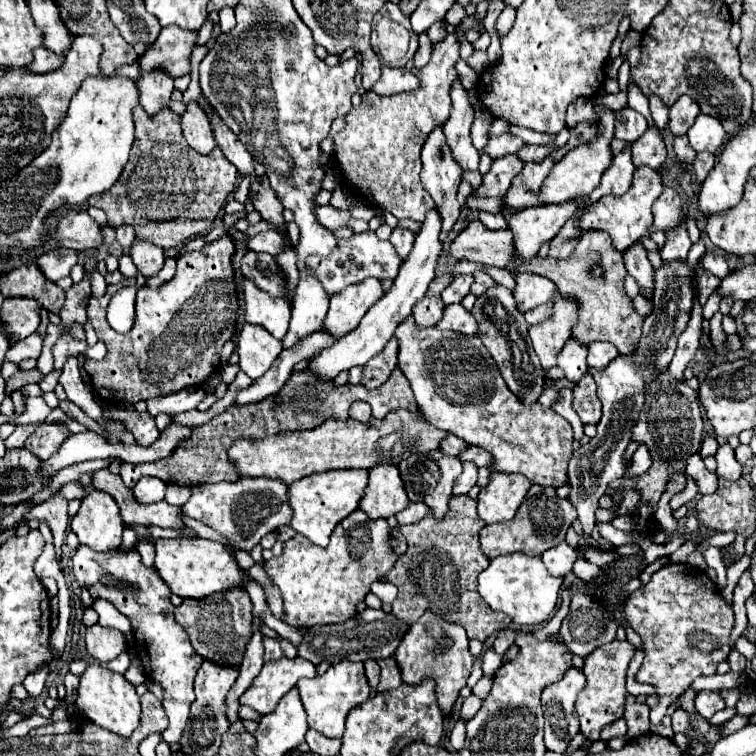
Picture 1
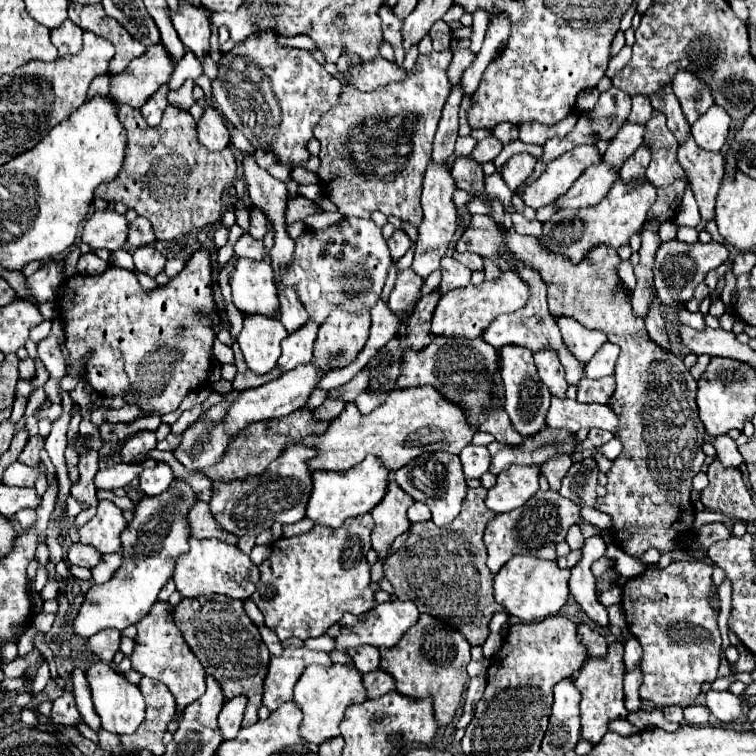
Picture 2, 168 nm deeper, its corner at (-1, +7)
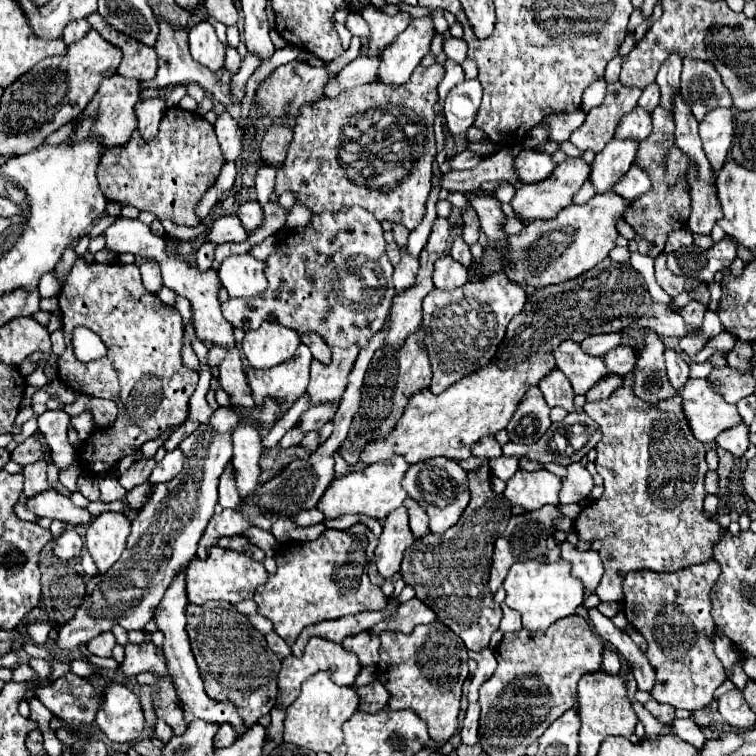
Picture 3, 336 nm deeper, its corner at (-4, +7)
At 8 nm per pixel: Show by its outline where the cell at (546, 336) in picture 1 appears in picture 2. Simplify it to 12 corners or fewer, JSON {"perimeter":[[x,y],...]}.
{"perimeter":[[555,351],[535,353],[541,381],[563,399],[565,371]]}

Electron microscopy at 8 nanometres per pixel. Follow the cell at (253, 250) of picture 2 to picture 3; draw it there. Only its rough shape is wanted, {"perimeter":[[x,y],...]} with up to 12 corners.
{"perimeter":[[238,215],[214,221],[208,239],[242,243],[248,239]]}

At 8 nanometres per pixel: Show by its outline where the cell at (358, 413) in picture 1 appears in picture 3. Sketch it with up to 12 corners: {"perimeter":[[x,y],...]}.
{"perimeter":[[320,403],[300,417],[304,433],[322,429],[336,415],[336,403]]}

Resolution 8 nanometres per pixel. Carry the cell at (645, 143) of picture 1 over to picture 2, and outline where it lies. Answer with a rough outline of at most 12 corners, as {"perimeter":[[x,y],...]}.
{"perimeter":[[645,145],[623,163],[619,179],[631,183],[645,179],[649,149]]}

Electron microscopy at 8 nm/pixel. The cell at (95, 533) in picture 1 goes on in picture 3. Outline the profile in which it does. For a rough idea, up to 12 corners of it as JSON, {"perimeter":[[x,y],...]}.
{"perimeter":[[106,511],[92,519],[86,547],[100,573],[120,559],[128,517]]}

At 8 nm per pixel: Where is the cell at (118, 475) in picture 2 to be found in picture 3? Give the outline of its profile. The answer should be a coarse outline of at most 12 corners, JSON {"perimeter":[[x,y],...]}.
{"perimeter":[[114,473],[96,475],[104,503],[122,499],[126,489]]}

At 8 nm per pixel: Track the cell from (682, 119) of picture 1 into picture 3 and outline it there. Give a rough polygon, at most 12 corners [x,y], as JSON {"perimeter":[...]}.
{"perimeter":[[684,59],[680,93],[696,121],[732,107],[718,71]]}

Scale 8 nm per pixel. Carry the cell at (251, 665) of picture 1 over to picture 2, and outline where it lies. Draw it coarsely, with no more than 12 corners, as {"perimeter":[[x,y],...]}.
{"perimeter":[[235,697],[219,713],[223,739],[235,739],[241,729],[245,697]]}

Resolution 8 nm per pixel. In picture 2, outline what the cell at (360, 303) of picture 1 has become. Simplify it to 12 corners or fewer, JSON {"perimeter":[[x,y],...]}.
{"perimeter":[[333,309],[319,327],[313,365],[351,365],[367,343],[369,311]]}

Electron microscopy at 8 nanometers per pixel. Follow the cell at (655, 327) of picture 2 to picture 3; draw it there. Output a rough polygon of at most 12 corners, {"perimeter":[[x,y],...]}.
{"perimeter":[[670,347],[664,349],[668,379],[674,389],[688,381],[688,363]]}

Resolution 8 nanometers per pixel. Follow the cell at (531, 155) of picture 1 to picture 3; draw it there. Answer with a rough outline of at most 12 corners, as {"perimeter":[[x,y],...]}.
{"perimeter":[[582,109],[548,115],[548,139],[562,143],[586,119]]}

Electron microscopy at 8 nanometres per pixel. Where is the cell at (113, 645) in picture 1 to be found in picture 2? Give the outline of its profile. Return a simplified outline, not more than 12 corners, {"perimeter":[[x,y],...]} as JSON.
{"perimeter":[[113,629],[99,631],[89,639],[91,651],[111,663],[121,633]]}

